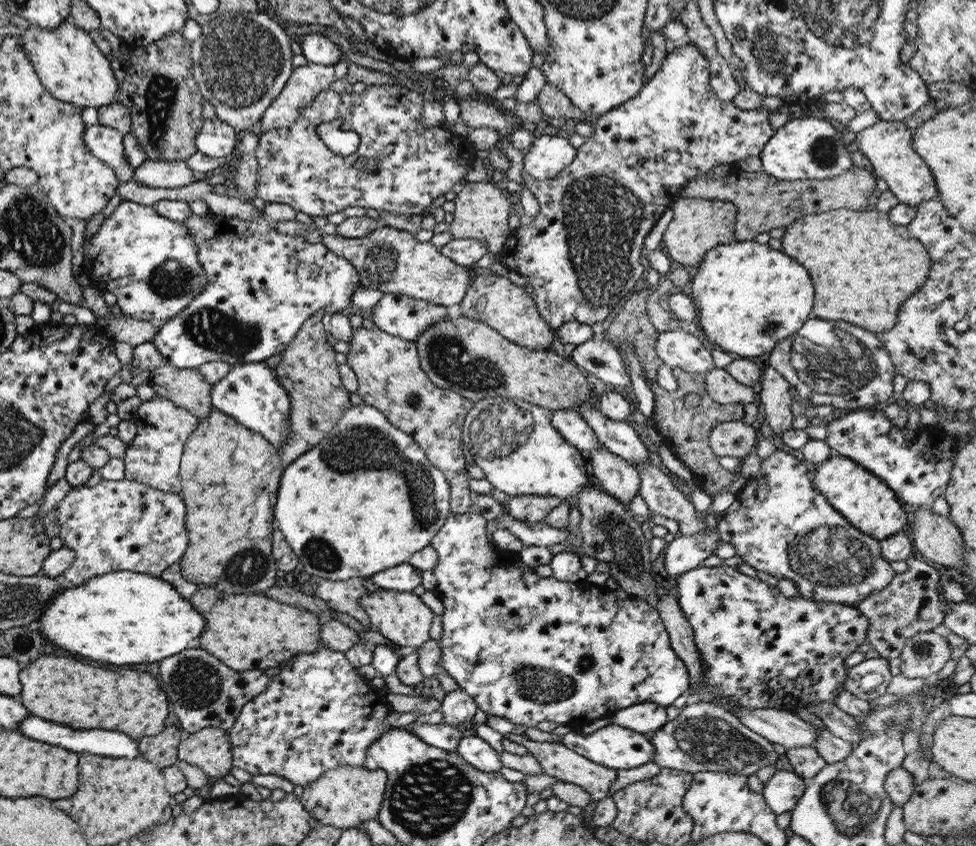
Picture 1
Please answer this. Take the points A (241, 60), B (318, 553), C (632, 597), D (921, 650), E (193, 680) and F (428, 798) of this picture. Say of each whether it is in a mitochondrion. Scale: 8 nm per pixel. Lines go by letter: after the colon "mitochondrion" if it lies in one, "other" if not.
A: mitochondrion
B: mitochondrion
C: other
D: mitochondrion
E: mitochondrion
F: mitochondrion

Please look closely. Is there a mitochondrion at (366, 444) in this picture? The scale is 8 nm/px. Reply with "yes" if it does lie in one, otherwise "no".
yes

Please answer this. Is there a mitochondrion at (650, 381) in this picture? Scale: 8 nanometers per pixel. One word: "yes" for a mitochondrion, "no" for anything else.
no

